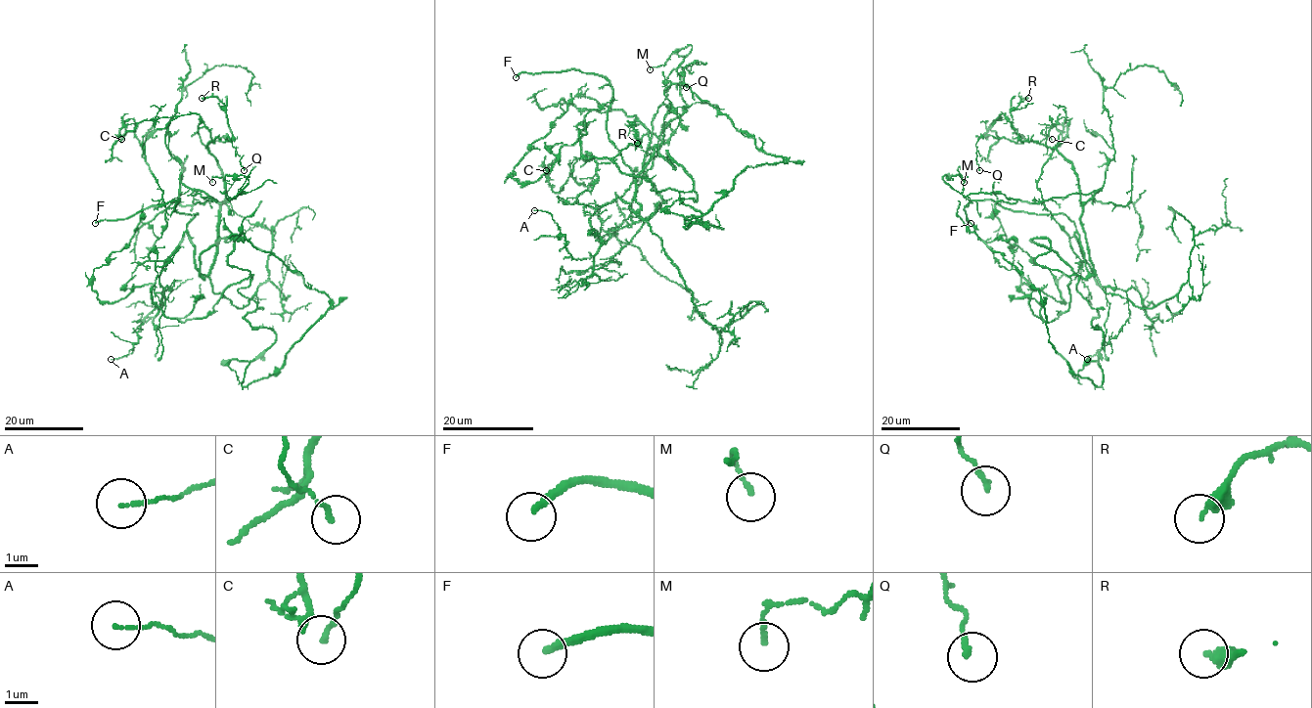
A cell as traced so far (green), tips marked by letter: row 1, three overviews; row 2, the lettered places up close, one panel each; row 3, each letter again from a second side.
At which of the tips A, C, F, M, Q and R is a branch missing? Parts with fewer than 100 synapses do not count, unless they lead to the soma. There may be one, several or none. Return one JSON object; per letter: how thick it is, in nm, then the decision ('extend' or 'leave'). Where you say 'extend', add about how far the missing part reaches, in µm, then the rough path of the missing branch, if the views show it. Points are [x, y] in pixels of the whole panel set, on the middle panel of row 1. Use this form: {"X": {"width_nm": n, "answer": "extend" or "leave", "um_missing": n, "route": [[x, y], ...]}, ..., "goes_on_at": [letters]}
{"A": {"width_nm": 100, "answer": "leave"}, "C": {"width_nm": 140, "answer": "leave"}, "F": {"width_nm": 220, "answer": "extend", "um_missing": 30, "route": [[516, 77], [500, 88], [509, 87], [528, 71], [543, 66], [573, 69], [579, 65]]}, "M": {"width_nm": 120, "answer": "leave"}, "Q": {"width_nm": 160, "answer": "leave"}, "R": {"width_nm": 360, "answer": "leave"}, "goes_on_at": ["F"]}

